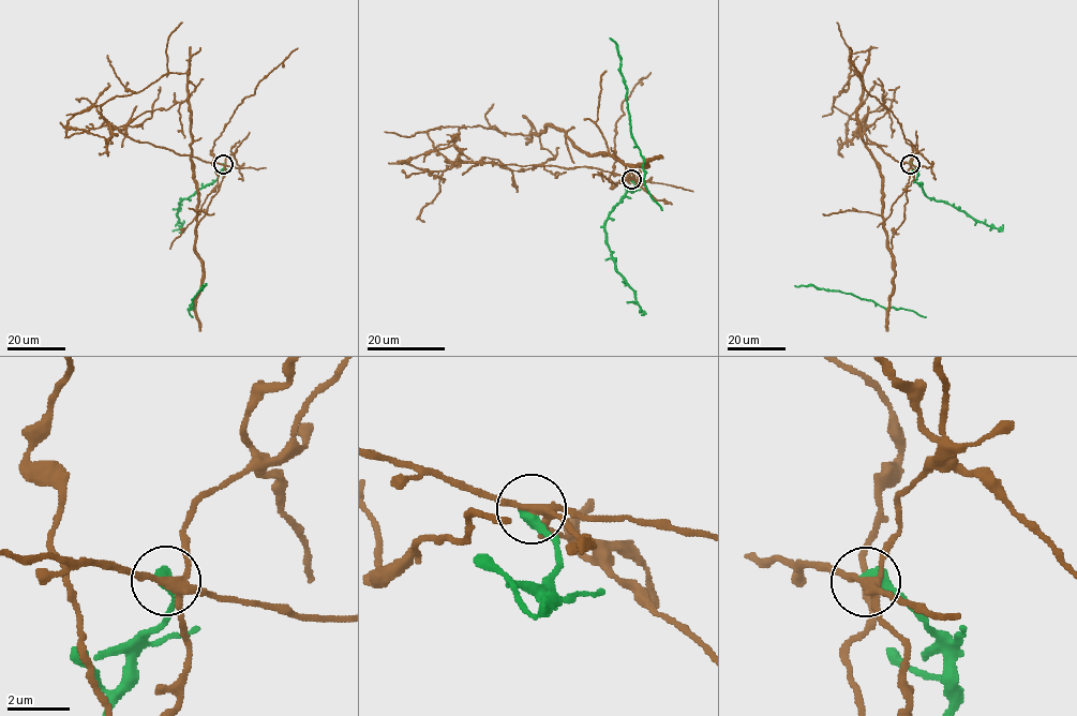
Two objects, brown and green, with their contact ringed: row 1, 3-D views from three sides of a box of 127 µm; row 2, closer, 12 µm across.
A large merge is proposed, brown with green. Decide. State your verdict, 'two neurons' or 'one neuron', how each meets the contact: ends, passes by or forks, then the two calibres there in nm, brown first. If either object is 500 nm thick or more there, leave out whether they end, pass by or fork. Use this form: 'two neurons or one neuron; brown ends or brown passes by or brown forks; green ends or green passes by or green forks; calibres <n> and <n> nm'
two neurons; brown forks; green ends; calibres 240 and 400 nm

